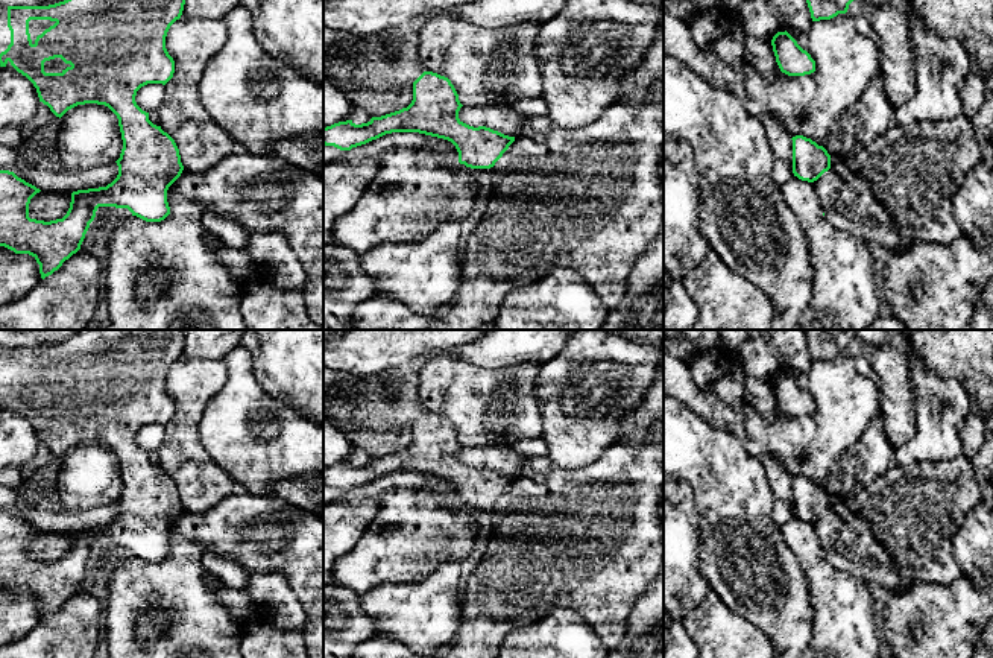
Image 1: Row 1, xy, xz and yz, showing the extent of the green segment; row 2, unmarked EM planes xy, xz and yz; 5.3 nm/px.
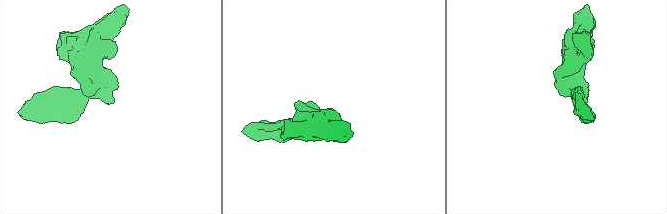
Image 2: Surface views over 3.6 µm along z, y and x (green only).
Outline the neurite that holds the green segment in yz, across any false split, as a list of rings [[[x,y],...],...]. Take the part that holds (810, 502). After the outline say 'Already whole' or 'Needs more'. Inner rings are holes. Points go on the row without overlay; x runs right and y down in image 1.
[[[796,476],[791,480],[794,517],[814,523],[831,509],[831,495],[823,486],[803,476]]]. Already whole

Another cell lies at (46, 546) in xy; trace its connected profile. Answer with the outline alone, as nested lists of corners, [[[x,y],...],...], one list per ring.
[[[41,530],[30,539],[29,558],[44,562],[62,559],[70,549],[71,533],[73,532]]]

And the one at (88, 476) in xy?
[[[77,445],[61,457],[55,486],[68,512],[115,503],[123,489],[118,459],[105,445]]]

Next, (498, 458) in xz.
[[[463,445],[459,451],[459,459],[469,467],[486,467],[518,479],[527,474],[525,463],[530,457],[506,445]]]

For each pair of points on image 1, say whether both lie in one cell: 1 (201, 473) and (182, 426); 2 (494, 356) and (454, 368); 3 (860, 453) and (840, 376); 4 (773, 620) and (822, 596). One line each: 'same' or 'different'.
1: same
2: different
3: different
4: different

